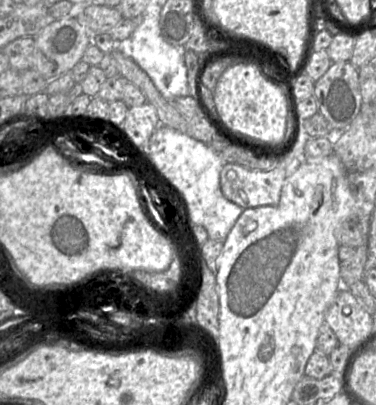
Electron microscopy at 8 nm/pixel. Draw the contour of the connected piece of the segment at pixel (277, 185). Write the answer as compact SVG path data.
M224 164L220 188L226 199L243 209L276 205L286 180L285 169L252 170L237 164Z

